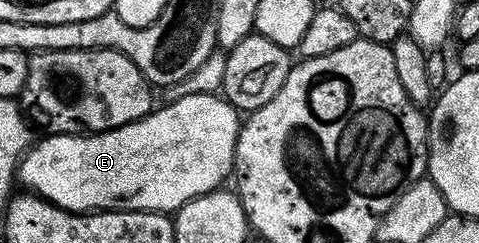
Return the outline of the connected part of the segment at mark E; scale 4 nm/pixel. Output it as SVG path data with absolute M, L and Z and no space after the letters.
M187 93L169 102L134 123L104 133L44 135L21 157L19 184L72 213L151 211L168 215L195 197L219 190L234 169L241 114L216 93Z

